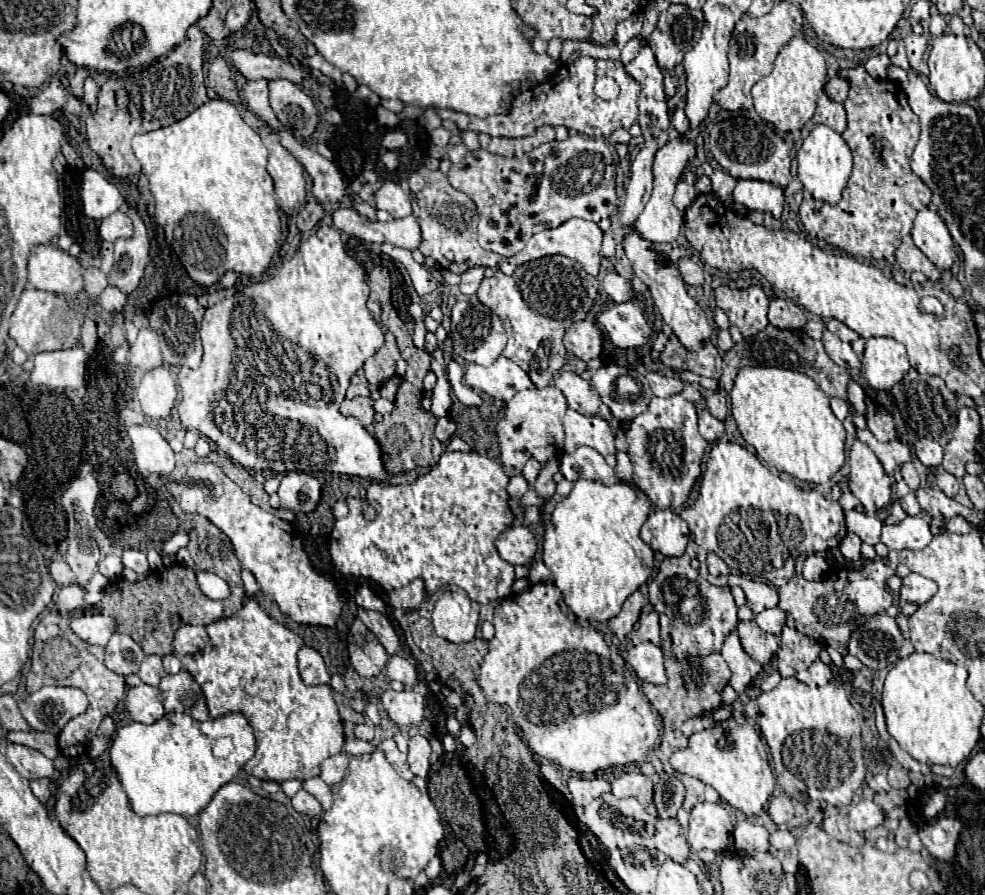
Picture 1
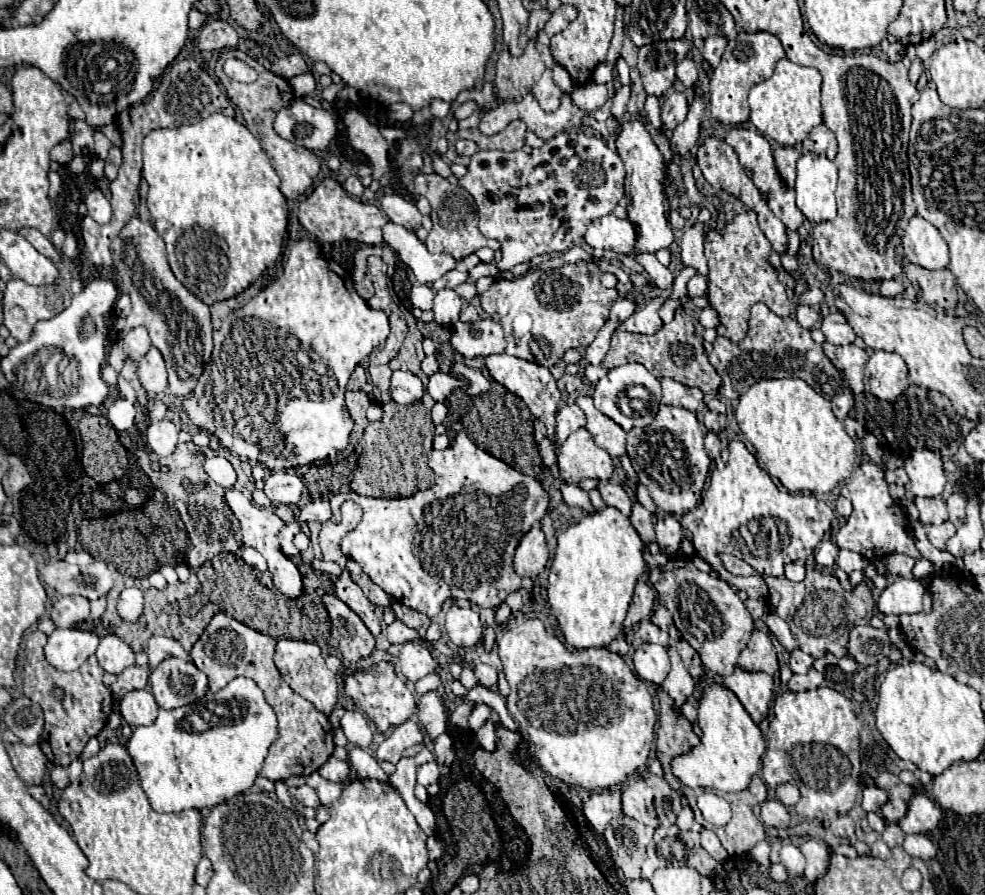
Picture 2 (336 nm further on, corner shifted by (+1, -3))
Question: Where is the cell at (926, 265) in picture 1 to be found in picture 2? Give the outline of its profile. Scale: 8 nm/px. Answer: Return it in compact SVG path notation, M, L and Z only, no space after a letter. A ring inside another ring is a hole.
M907 262L903 266L905 276L911 280L915 290L923 296L925 302L953 310L957 306L957 288L951 270L927 270L917 264Z

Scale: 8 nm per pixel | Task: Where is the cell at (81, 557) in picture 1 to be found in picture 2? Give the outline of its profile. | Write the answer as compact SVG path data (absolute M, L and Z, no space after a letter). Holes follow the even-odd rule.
M63 596L63 598L55 600L51 613L50 617L57 628L71 628L77 622L89 620L89 600L85 600L85 596Z

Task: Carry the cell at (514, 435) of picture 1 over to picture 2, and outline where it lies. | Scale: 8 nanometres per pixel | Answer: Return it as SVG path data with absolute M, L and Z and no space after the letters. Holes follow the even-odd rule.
M565 404L557 408L555 420L557 420L557 442L559 444L563 444L571 432L585 426L585 414L575 404Z

